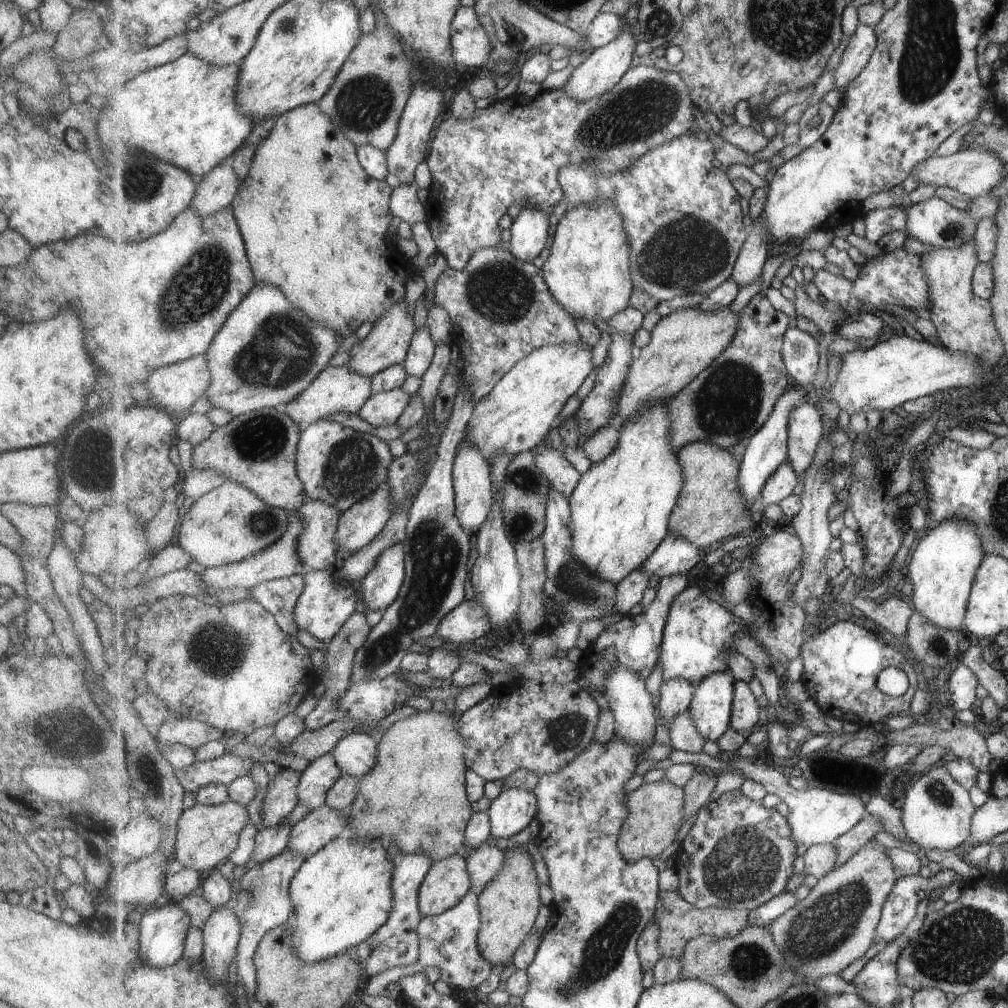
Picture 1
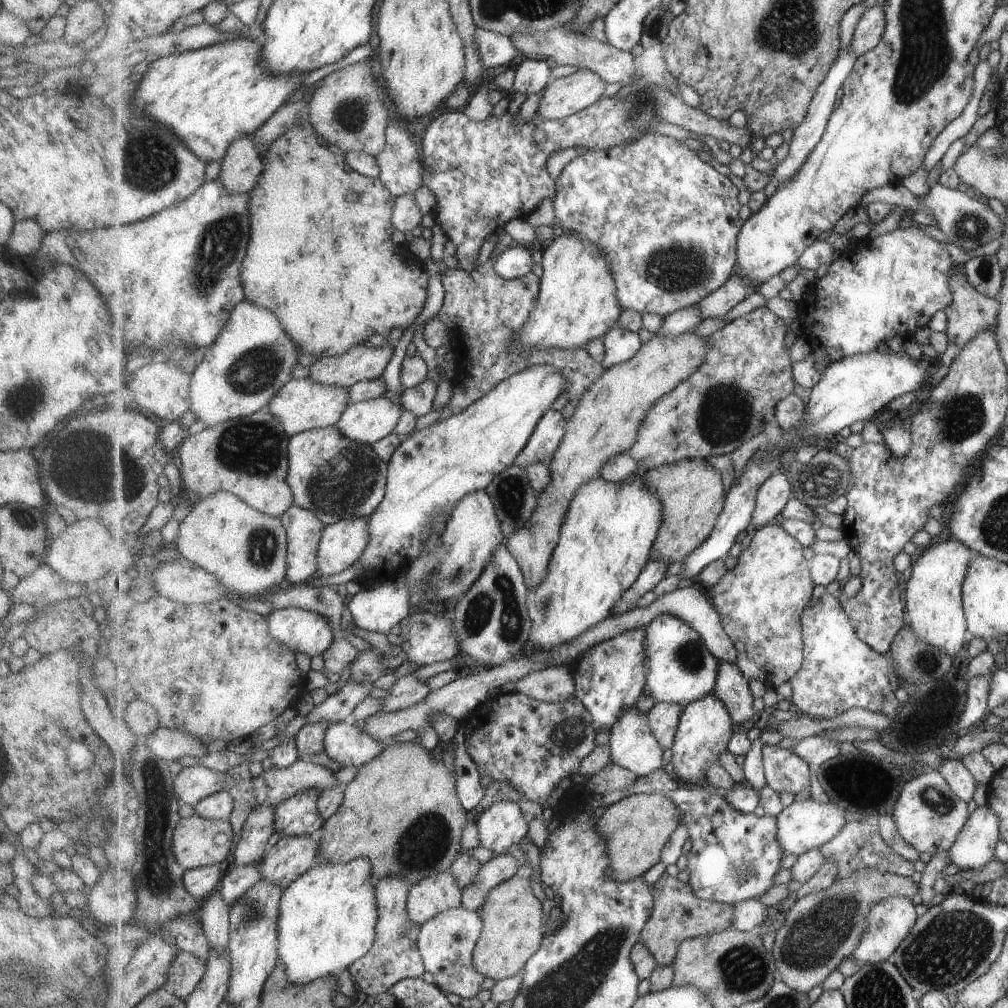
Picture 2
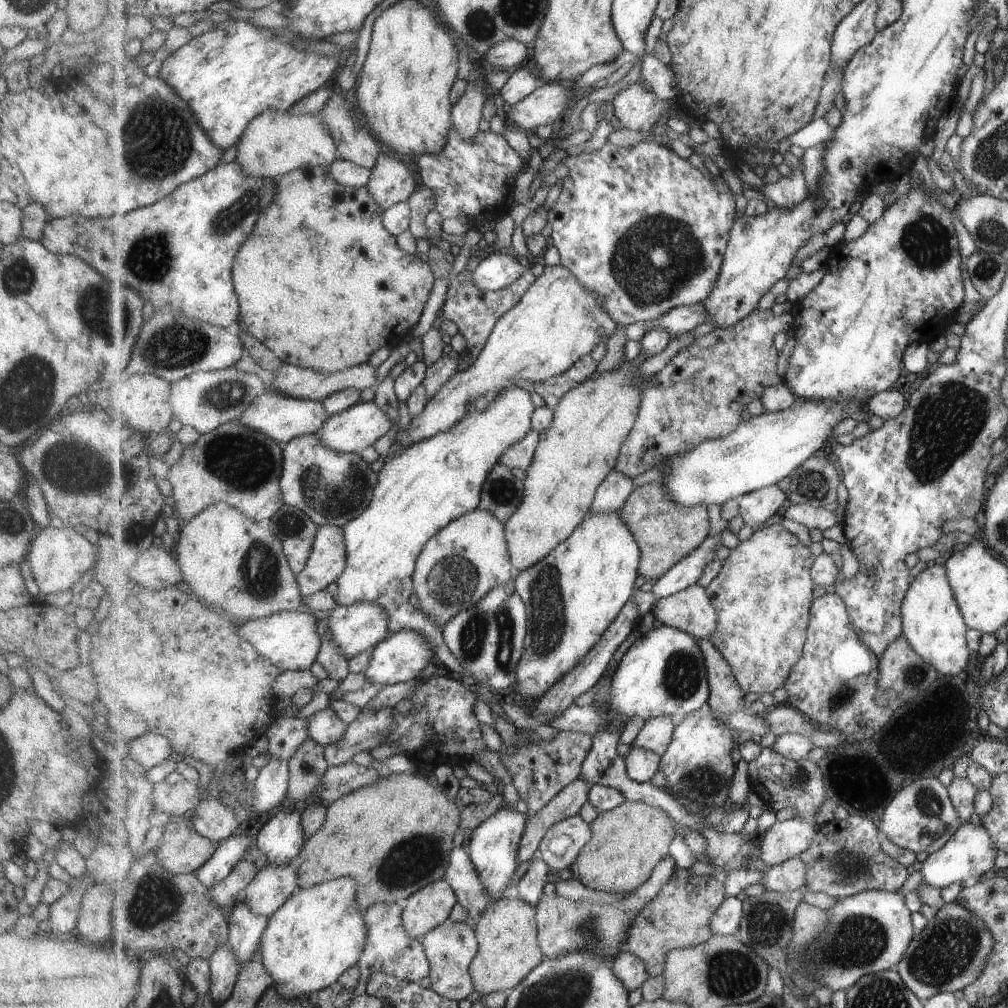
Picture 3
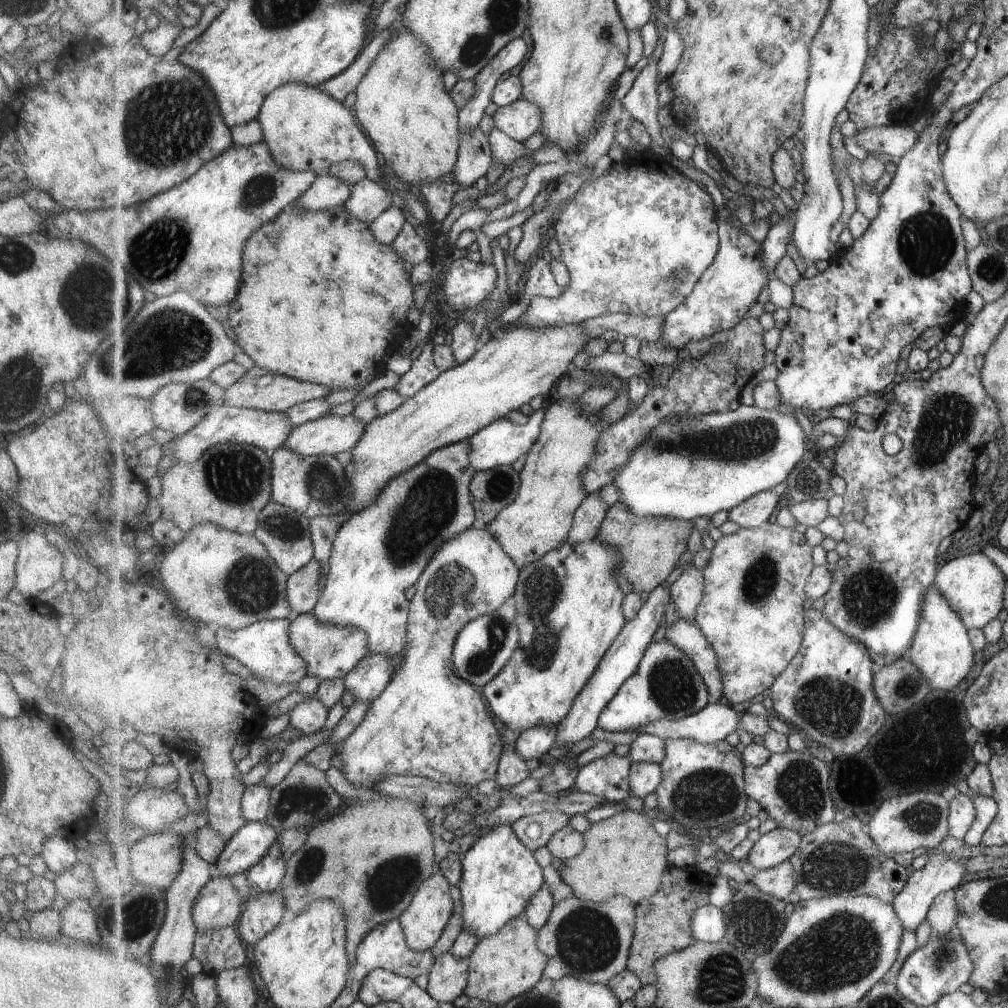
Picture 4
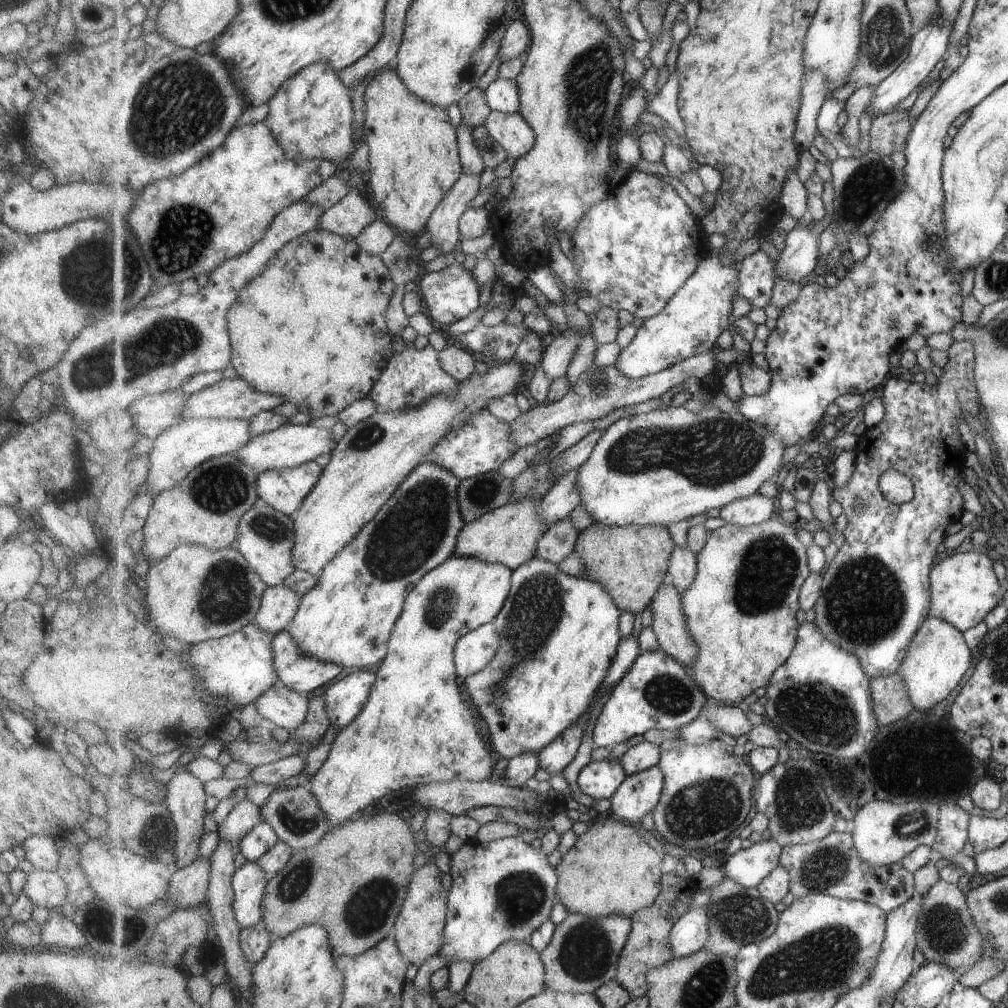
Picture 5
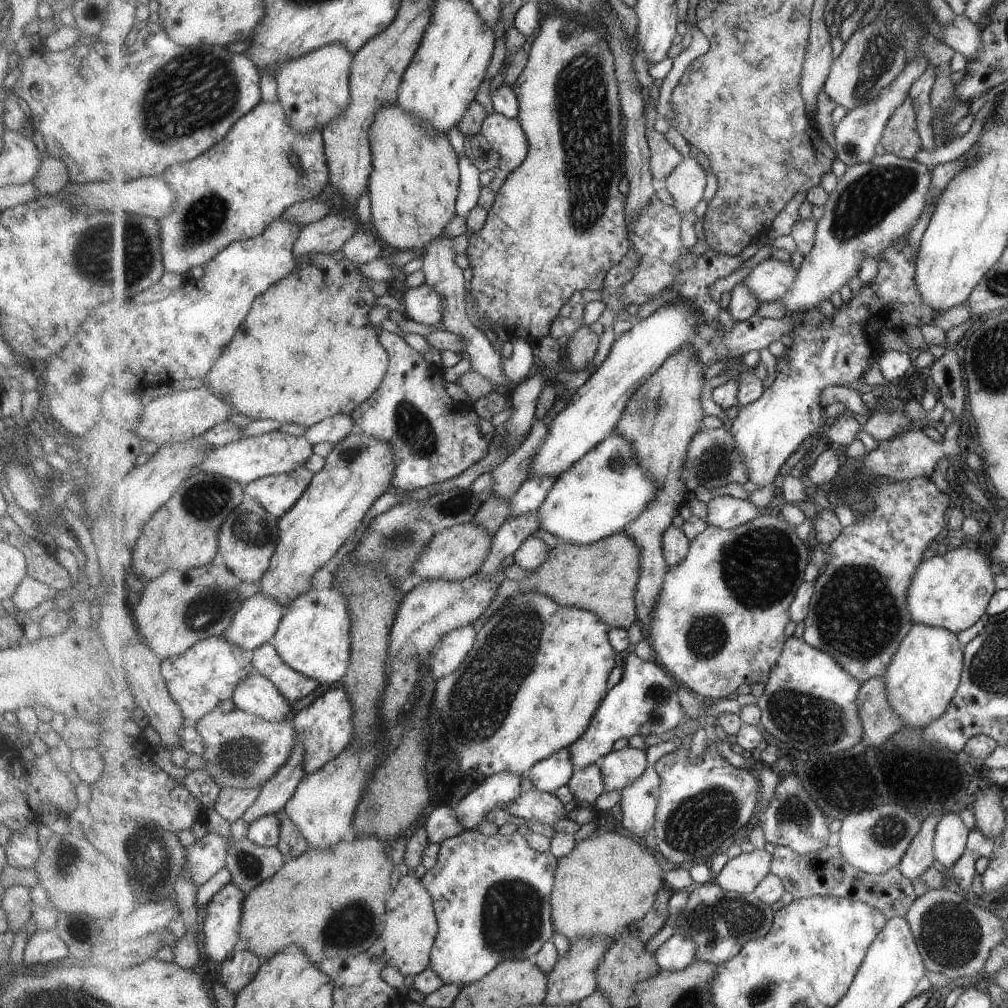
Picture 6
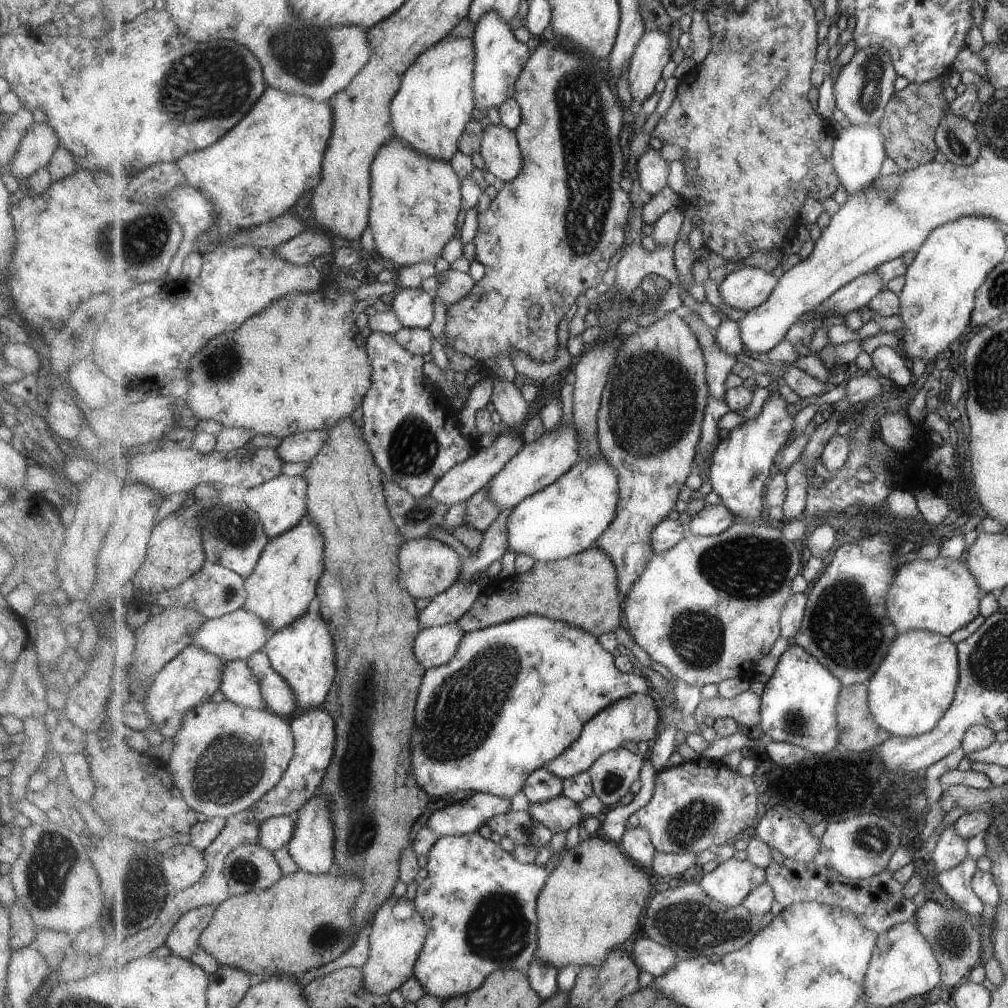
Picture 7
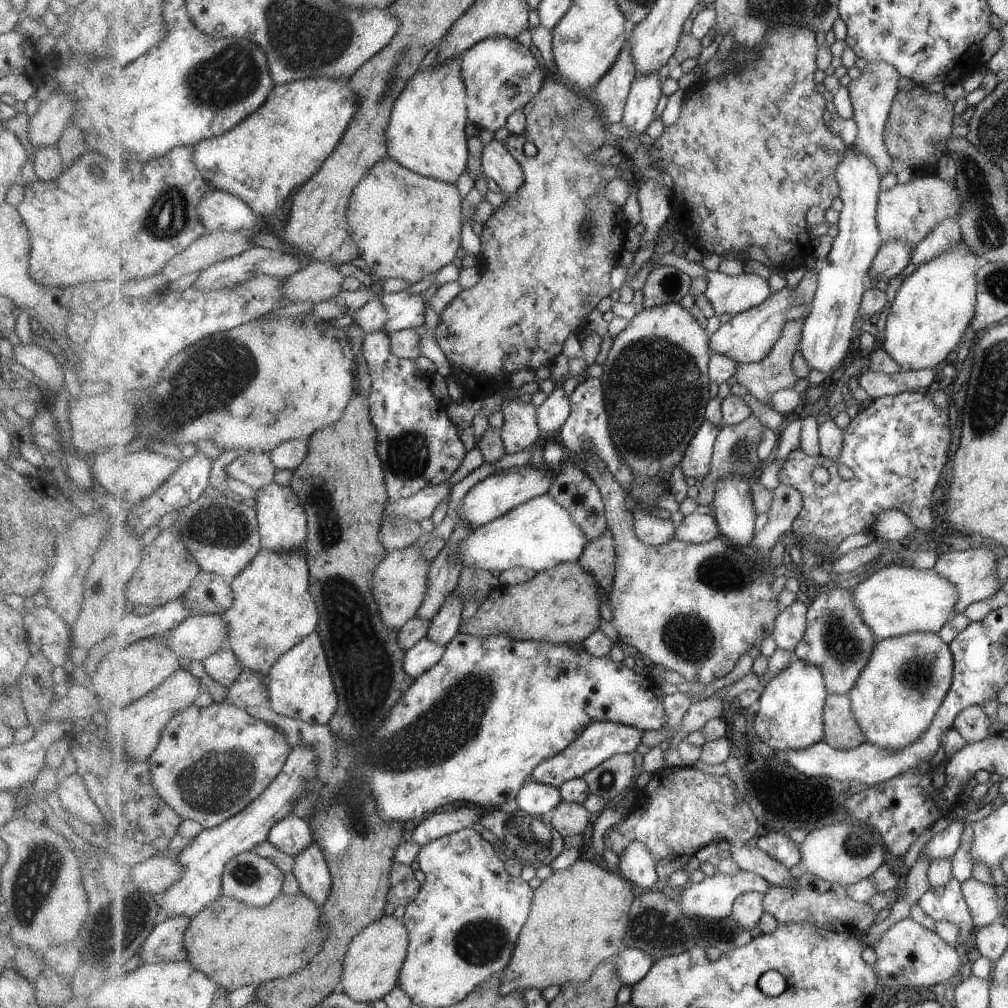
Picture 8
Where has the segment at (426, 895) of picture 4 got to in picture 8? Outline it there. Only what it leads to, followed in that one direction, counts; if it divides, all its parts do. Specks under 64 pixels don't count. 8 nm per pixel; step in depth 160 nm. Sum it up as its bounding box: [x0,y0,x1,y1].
[335,913,410,1002]

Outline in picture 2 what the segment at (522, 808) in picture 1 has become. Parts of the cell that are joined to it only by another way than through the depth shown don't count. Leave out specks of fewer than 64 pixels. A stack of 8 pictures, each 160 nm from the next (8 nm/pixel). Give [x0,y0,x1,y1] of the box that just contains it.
[475,801,529,855]

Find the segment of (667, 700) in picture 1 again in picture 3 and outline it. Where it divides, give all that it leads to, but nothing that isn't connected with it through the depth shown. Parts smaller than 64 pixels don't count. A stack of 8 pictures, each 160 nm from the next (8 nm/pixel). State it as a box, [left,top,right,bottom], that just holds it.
[632,716,678,757]

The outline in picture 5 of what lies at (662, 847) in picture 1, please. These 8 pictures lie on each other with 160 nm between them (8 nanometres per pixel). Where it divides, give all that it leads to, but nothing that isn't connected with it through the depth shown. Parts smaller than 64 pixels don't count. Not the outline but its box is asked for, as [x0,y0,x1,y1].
[556,820,663,918]

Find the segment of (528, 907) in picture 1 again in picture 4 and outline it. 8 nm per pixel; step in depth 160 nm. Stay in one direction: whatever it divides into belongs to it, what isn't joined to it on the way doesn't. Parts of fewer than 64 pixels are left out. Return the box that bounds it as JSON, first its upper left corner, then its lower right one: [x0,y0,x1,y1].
[464,914,548,1005]

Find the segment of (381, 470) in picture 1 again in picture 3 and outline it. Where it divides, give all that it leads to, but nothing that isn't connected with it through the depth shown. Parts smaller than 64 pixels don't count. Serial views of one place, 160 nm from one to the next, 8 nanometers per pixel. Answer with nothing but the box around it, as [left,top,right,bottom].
[281,434,378,528]

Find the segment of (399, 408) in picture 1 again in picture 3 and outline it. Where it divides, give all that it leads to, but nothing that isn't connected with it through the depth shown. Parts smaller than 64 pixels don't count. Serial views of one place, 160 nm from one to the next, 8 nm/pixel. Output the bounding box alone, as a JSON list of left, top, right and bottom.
[317,402,393,453]

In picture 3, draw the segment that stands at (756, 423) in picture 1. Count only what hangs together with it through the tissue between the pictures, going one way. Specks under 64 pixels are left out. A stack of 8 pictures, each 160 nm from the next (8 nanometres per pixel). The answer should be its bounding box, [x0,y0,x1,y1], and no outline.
[615,310,794,480]

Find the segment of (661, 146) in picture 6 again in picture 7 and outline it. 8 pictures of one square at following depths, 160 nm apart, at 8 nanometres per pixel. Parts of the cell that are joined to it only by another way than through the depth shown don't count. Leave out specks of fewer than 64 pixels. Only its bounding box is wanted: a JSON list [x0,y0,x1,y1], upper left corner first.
[637,147,669,199]

